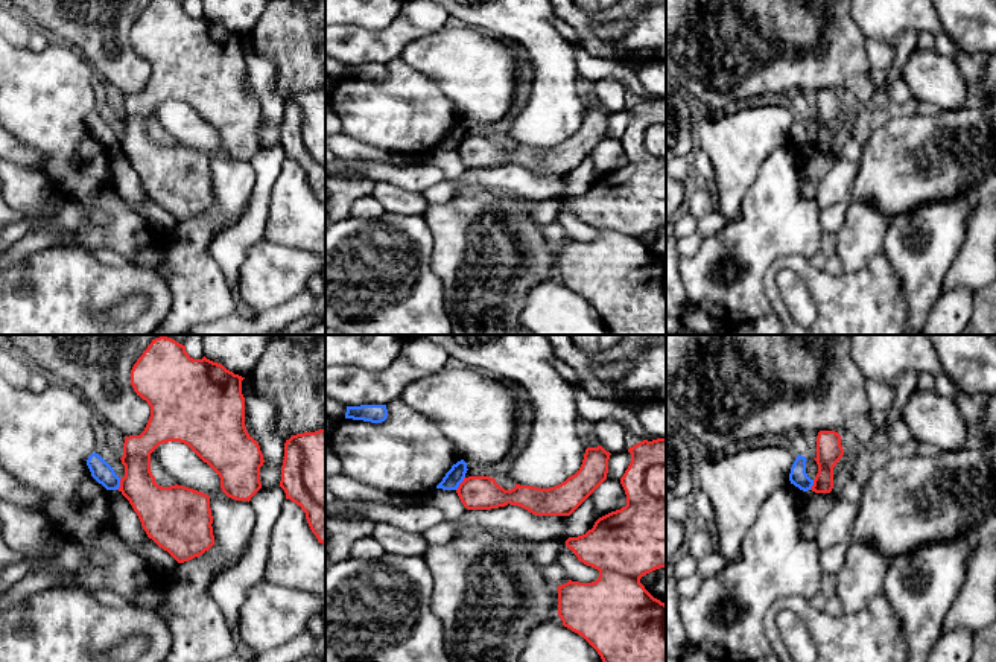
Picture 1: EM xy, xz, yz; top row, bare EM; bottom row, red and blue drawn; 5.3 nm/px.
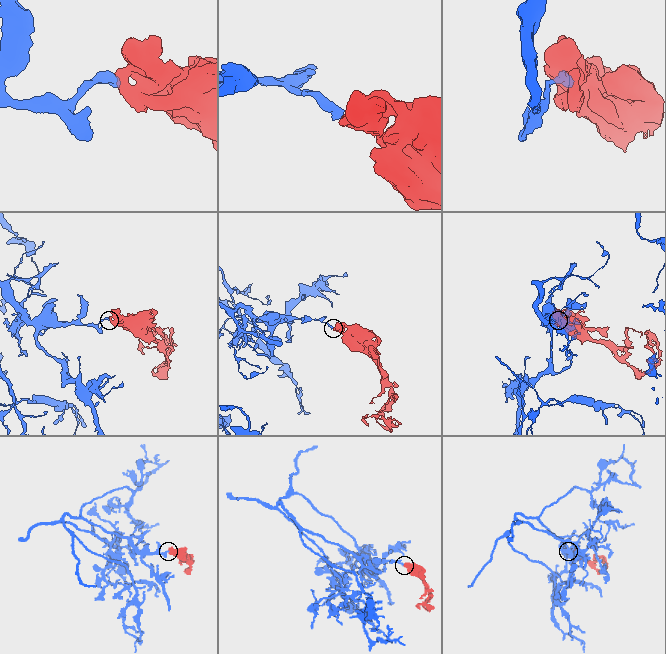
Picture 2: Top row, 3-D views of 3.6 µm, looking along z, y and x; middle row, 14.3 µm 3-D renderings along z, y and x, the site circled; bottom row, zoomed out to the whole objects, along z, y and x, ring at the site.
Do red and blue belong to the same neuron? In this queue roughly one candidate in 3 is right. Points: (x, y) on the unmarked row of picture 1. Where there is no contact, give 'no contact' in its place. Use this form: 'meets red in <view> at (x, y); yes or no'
meets red in xz at (459, 143); no

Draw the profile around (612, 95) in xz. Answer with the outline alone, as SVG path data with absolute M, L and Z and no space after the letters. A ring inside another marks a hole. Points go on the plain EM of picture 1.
M602 79L599 82L595 82L596 87L596 99L599 103L613 113L619 113L626 110L626 87L614 79Z

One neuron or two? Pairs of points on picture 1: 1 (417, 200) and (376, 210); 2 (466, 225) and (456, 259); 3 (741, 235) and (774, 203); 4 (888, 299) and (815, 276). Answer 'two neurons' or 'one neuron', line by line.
1: two neurons
2: one neuron
3: one neuron
4: one neuron

